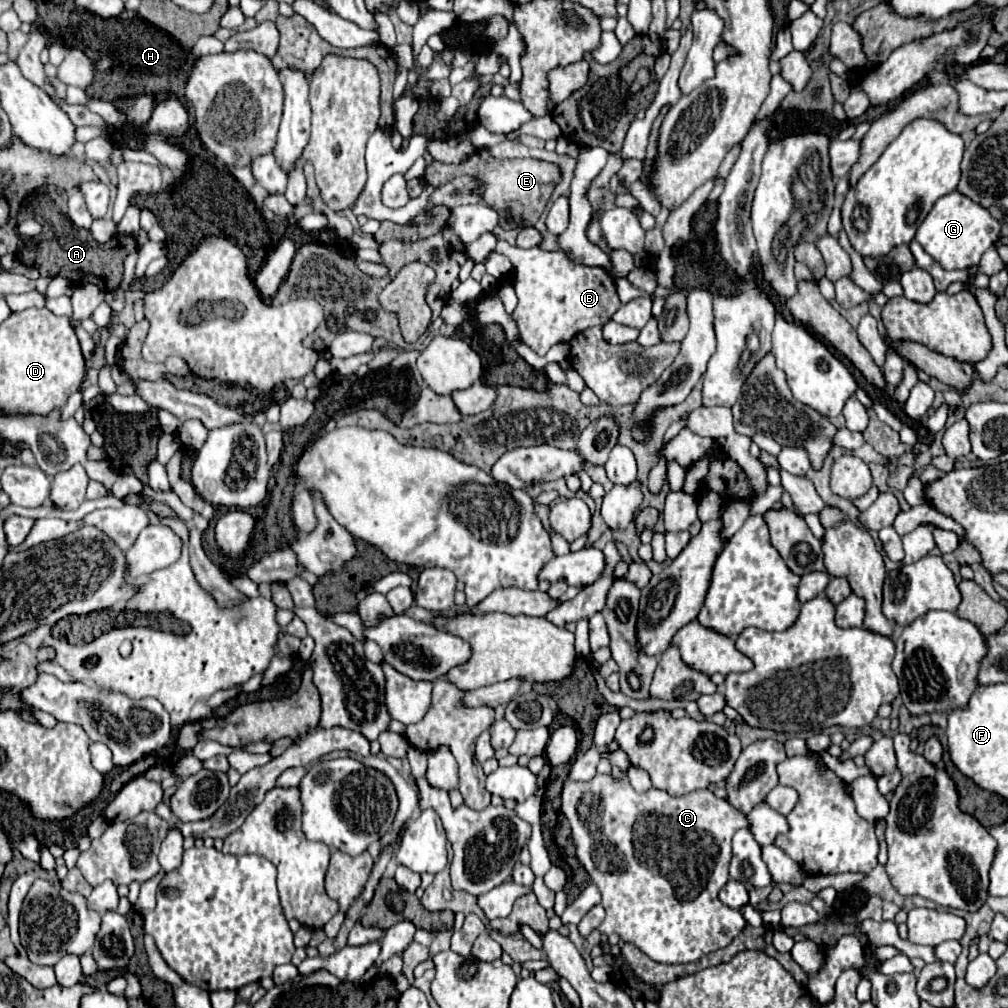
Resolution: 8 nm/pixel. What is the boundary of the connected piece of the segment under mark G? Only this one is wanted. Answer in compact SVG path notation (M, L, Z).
M959 190L941 196L923 224L919 226L915 240L923 246L927 254L931 254L945 270L969 268L979 264L981 254L995 244L1001 234L1001 224L997 218L991 216L987 208L973 202L971 198L963 196Z

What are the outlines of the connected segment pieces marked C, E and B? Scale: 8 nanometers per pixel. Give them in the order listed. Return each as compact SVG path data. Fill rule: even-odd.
M597 774L597 776L595 776L593 780L589 780L589 782L571 782L571 780L567 780L565 786L571 786L571 830L573 830L573 842L575 842L575 846L577 846L577 858L579 858L579 862L583 864L583 868L589 872L591 880L595 882L595 886L599 888L599 892L601 892L601 904L603 904L603 908L605 908L605 912L607 912L605 920L603 920L601 926L599 926L599 932L603 932L603 934L607 934L607 936L609 936L609 934L619 934L621 940L635 944L641 952L645 952L645 954L647 954L651 960L655 960L655 962L687 964L687 962L697 962L701 956L705 956L705 954L709 954L709 952L715 952L715 950L725 948L725 946L745 928L747 922L745 922L745 918L741 916L741 912L739 912L739 910L733 910L733 908L729 908L729 906L725 906L725 904L717 898L719 888L723 888L725 882L729 880L731 836L733 836L733 832L739 830L739 828L749 828L749 820L747 820L747 816L745 816L743 812L735 810L727 800L717 798L711 790L695 790L695 792L691 792L691 794L687 794L687 796L683 796L683 798L673 798L673 796L669 796L667 792L657 790L657 788L651 788L649 792L639 794L639 792L635 792L635 790L631 788L631 784L629 784L627 778L615 782L615 780L611 780L611 776L601 776L601 774ZM645 812L649 812L647 826L639 826L639 832L637 832L635 822L637 822L637 818L639 818L641 814L645 814ZM685 864L691 866L691 900L681 900L679 892L675 892L675 888L673 888L675 882L677 882L677 886L679 886L679 882L681 882L679 876L683 876L681 870L683 870Z
M477 150L473 156L469 156L465 162L459 164L441 164L441 162L433 162L431 166L427 166L425 170L425 182L441 188L443 184L447 184L449 180L453 180L455 176L461 174L469 174L473 178L479 180L481 190L479 194L485 198L485 202L499 210L499 214L503 216L503 220L507 218L507 214L513 216L515 224L527 224L533 226L543 208L547 206L555 186L561 180L561 168L559 164L553 162L545 162L545 160L537 160L537 158L525 158L525 160L495 160L487 150Z
M505 240L497 242L497 250L503 252L517 268L515 290L519 304L513 318L519 324L523 342L539 356L545 356L553 344L571 338L571 334L577 334L579 330L607 324L623 306L611 274L601 266L575 264L563 250L523 250L509 246Z

